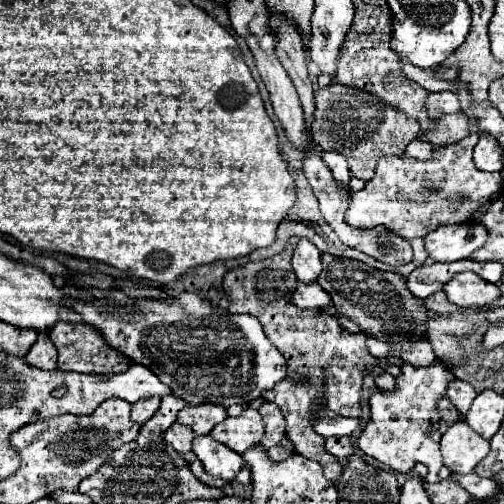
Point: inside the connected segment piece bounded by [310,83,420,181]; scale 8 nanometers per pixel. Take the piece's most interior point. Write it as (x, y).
(358, 125)

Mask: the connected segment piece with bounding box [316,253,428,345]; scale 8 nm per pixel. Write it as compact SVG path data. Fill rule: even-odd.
M324 253L324 271L318 275L316 283L330 295L332 305L348 315L360 329L380 341L408 345L412 341L424 341L424 329L428 321L428 309L422 299L416 299L406 289L406 279L398 273L378 271L360 261L342 259Z

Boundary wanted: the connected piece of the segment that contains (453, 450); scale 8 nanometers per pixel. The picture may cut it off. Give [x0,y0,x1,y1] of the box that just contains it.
[440,423,490,473]

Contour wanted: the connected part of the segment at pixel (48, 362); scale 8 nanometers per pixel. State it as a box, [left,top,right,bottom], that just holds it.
[24,333,56,369]

